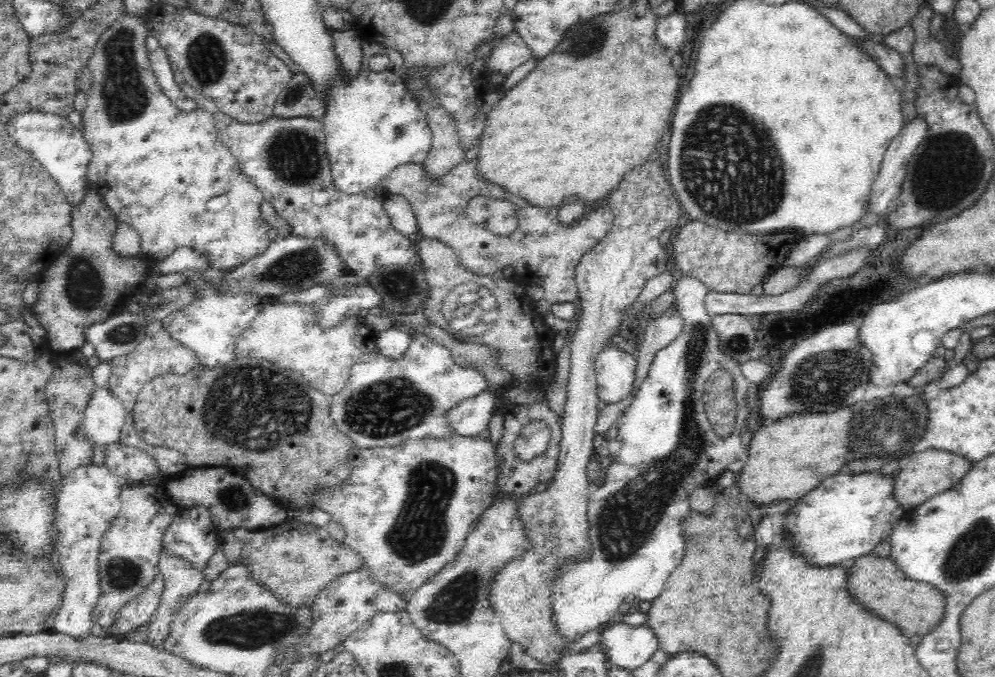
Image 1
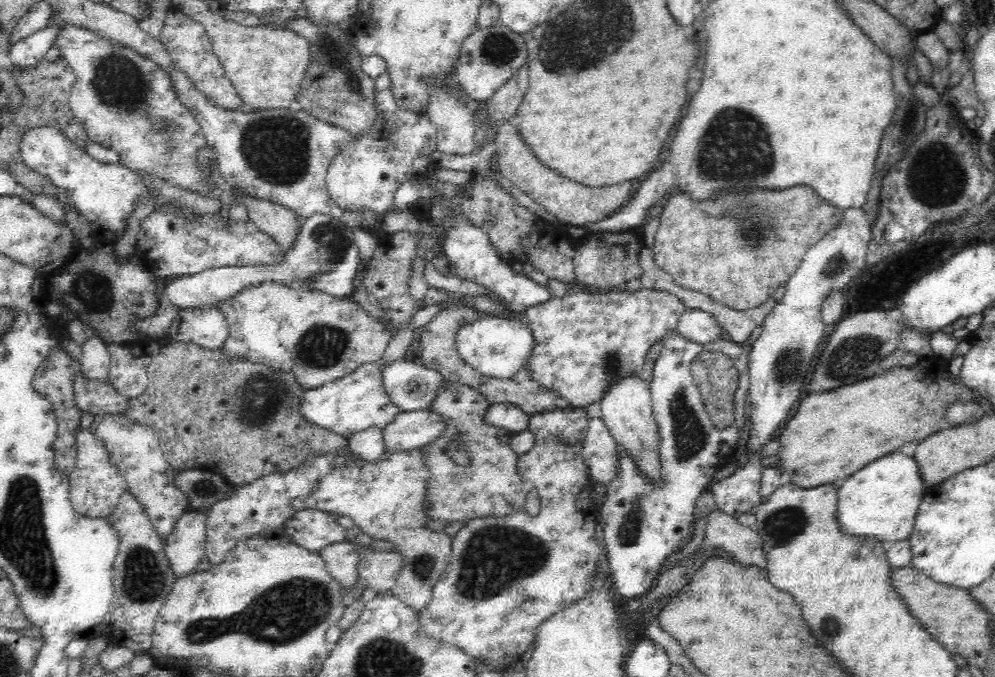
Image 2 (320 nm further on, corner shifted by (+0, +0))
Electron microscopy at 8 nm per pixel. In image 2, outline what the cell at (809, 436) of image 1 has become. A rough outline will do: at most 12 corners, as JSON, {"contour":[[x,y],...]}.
{"contour":[[923,358],[804,398],[769,463],[809,490],[976,399],[949,360]]}

